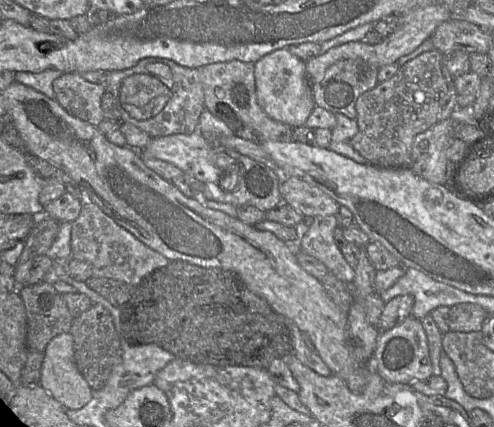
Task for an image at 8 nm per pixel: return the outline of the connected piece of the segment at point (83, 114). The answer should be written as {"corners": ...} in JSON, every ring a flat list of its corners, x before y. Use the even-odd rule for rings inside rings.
{"corners":[[63,73,52,86,56,100,69,114,93,126,105,119,101,109,103,84,89,82,77,73]]}

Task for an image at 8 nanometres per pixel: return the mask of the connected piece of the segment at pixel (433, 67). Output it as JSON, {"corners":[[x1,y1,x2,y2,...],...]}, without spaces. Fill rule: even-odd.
{"corners":[[434,49,410,60,388,81,378,83,356,101,358,132,350,139,351,146,368,163,383,168,410,168,415,137,435,123,450,118,457,109,455,78,444,65,444,54]]}

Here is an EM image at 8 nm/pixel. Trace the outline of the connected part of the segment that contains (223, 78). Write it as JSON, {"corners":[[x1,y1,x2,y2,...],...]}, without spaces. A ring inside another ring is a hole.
{"corners":[[239,60,213,63,197,68,204,91,204,107,222,120,234,136,264,142,292,140,292,127,273,120,259,106,256,95,254,64]]}

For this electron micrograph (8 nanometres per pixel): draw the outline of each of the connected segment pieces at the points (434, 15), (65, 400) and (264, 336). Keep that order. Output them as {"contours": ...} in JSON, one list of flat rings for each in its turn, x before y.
{"contours":[[[442,5,427,6,424,8,416,8,400,16,400,24,391,35,385,37,383,41,376,45,370,45,363,41,355,41,333,47,327,52,311,58,305,62,305,68,308,80,313,86,322,81,326,70,335,62,345,59,361,59,364,62,381,68,385,65,393,64,402,56,406,56,417,49,426,39,430,38,436,28,443,22,452,17,449,9]],[[70,333,54,337,47,345,39,383,65,409,79,410,92,398,92,389,79,372]],[[173,260,159,269,153,270,135,287,130,299,118,307,120,311,120,325,124,338,130,345,156,344,167,352,173,354,176,359,187,360,197,365,211,366,243,366,263,368,266,370,269,363,275,358,292,353,291,333,284,323,284,316,276,313,270,305,260,296,251,292,239,276,231,271,220,268,204,268,182,260]]]}

